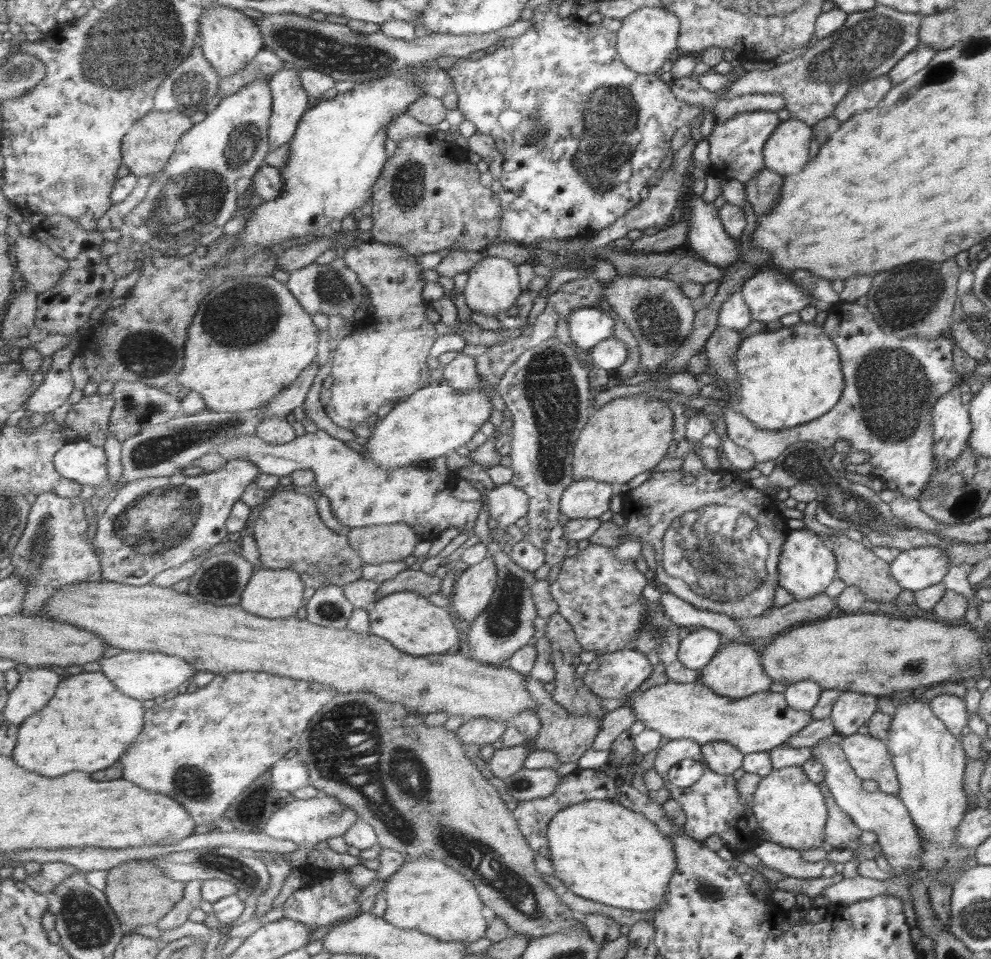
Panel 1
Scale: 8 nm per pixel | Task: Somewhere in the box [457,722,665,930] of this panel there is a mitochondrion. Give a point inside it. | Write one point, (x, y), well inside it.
(525, 784)

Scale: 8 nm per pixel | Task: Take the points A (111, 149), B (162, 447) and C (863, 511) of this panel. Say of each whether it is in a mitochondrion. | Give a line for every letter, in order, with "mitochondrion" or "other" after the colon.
A: other
B: mitochondrion
C: mitochondrion

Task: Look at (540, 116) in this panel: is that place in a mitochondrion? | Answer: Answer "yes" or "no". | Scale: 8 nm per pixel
yes

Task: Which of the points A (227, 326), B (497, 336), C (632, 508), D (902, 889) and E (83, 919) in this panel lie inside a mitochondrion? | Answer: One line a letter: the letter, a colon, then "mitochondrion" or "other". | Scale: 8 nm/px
A: mitochondrion
B: other
C: other
D: other
E: mitochondrion

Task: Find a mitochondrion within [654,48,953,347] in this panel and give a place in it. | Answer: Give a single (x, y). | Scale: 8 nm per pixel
(899, 305)

